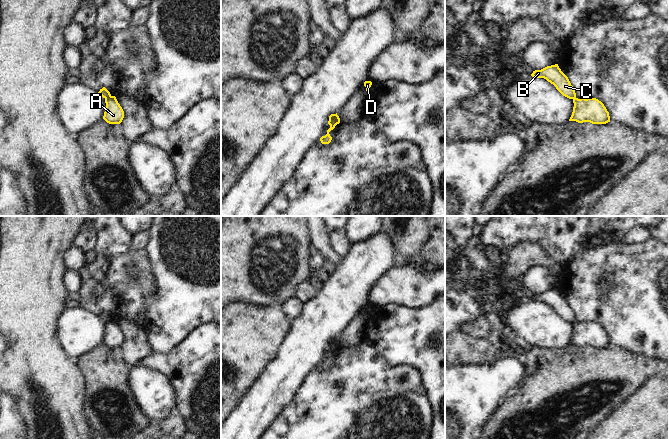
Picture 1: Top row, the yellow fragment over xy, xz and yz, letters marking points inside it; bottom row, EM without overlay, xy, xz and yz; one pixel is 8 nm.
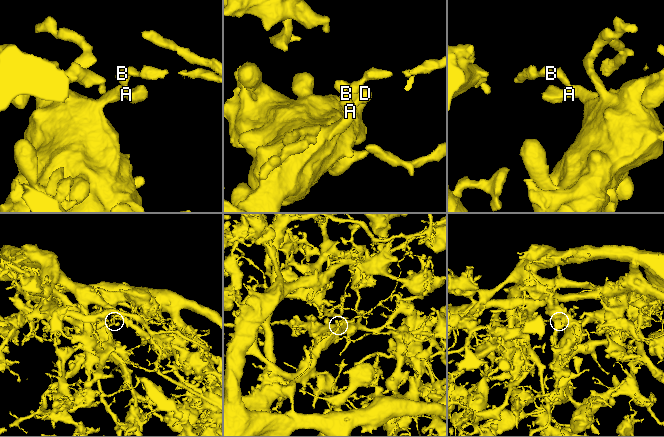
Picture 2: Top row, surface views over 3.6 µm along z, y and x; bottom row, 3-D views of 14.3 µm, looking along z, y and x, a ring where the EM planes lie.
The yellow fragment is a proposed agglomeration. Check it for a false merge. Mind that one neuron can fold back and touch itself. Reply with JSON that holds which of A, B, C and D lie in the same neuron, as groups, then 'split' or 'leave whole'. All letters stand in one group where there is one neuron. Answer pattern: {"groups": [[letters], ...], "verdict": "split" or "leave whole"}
{"groups": [["A", "D"], ["B", "C"]], "verdict": "split"}

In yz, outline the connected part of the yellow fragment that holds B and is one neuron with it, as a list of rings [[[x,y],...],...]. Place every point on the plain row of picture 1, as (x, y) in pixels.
[[[558,288],[547,290],[541,294],[535,294],[531,298],[535,302],[544,302],[565,321],[573,323],[576,321],[575,314],[568,301],[561,295]]]

